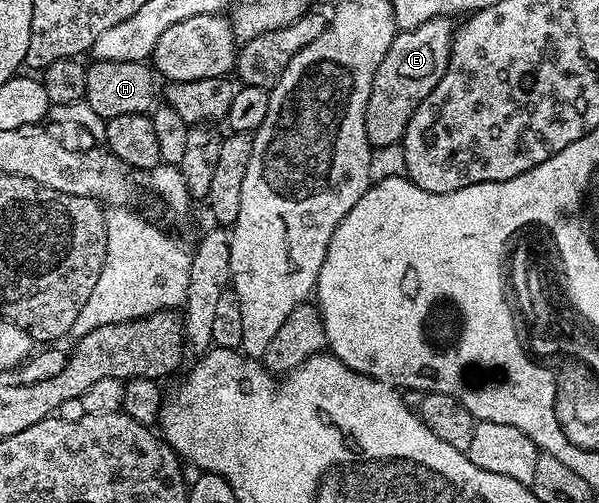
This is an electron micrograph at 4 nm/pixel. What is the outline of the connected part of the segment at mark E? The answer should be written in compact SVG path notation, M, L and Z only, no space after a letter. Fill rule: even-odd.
M451 17L431 18L408 29L412 30L401 29L397 33L390 52L382 56L382 64L378 64L378 72L374 72L374 84L366 104L366 136L373 147L394 145L403 139L410 116L414 116L418 104L430 96L448 67L454 33Z

